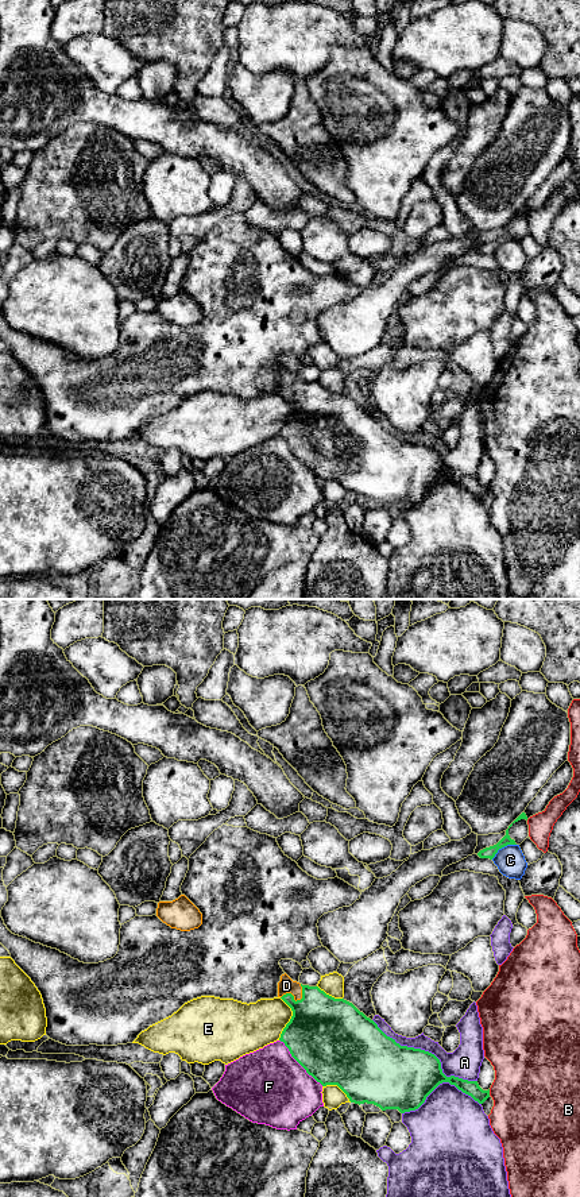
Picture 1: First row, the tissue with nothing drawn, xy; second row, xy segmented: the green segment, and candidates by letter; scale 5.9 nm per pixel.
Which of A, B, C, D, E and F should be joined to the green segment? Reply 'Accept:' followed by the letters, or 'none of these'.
Accept: D

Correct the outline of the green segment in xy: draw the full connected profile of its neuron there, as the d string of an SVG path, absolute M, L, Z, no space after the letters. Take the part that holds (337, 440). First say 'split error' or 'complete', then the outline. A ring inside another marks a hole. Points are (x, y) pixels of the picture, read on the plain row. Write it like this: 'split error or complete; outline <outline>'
split error; outline M286 368L278 378L278 393L293 406L279 436L291 452L322 482L337 480L355 499L374 499L382 506L398 505L401 509L418 505L426 493L442 478L455 480L479 499L490 493L477 476L468 476L442 468L440 455L425 445L401 441L387 432L378 420L352 398L335 394L318 382L302 381Z

